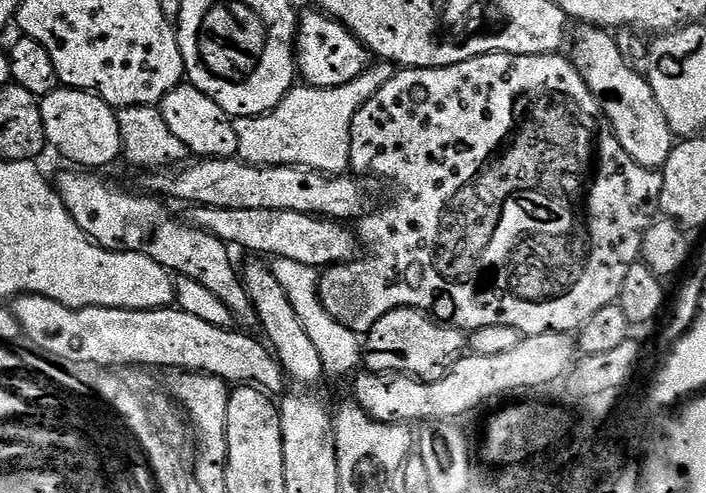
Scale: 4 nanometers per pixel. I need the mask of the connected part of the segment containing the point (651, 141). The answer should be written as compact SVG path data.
M597 26L580 29L572 44L570 59L580 71L584 84L598 101L622 148L640 165L661 169L675 148L676 136L662 108L658 106L647 79L641 73L639 76L633 65L623 61L611 31Z

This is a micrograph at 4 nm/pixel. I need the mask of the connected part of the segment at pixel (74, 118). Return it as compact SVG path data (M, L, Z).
M57 87L40 100L44 139L52 144L69 160L69 165L79 166L84 170L104 170L122 156L120 131L118 130L117 109L91 92L82 92L79 88Z

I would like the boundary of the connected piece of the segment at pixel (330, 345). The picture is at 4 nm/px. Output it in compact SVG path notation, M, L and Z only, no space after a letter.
M280 256L271 261L270 267L278 279L278 284L282 286L282 290L290 300L291 306L294 307L298 320L306 328L306 334L317 347L325 375L330 378L344 376L356 366L358 368L362 362L361 339L357 333L346 329L336 319L331 318L329 312L322 306L319 294L319 271L314 267L303 265L302 262L295 262L293 259Z

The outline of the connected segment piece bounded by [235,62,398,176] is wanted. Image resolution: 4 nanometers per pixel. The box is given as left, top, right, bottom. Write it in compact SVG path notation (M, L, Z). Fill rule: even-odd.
M376 62L365 67L358 78L337 88L296 86L284 95L284 100L263 116L245 116L235 121L238 134L238 156L245 164L275 166L295 164L314 168L330 176L347 173L350 168L350 126L354 114L390 78L396 75L397 65ZM373 67L373 68L372 68Z

